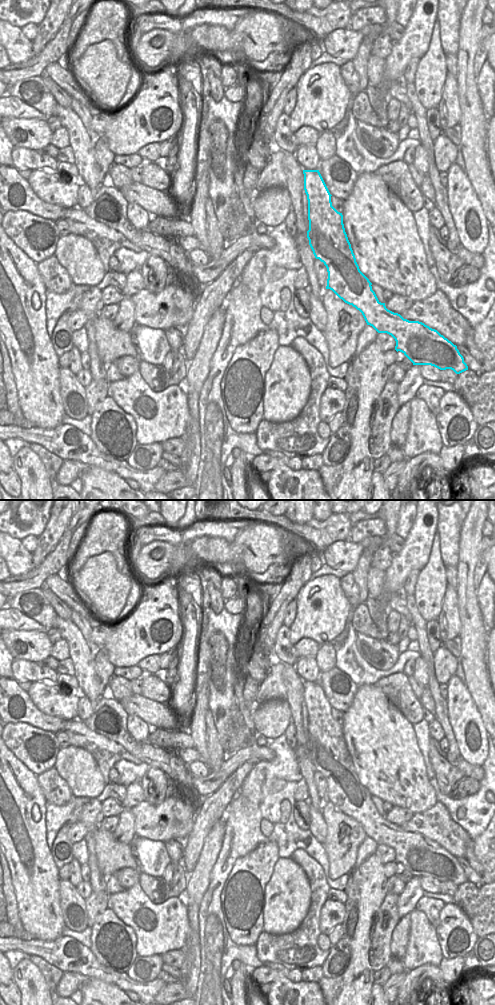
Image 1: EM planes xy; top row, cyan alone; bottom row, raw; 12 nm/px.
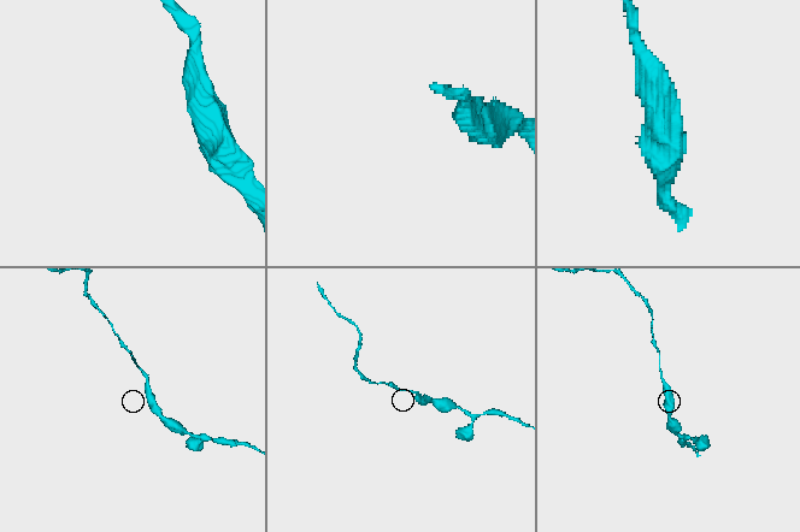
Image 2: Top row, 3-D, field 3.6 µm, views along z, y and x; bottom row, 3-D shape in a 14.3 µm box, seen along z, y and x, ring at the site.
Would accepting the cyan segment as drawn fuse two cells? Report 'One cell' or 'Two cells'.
One cell.

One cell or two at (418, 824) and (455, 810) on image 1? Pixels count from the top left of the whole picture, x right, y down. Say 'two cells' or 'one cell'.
two cells

